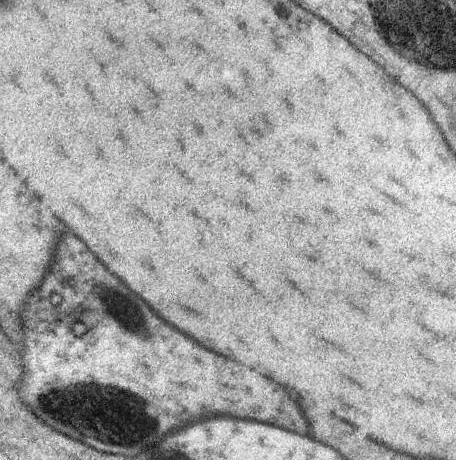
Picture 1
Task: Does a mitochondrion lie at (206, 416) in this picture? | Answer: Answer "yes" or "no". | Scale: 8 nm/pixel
no

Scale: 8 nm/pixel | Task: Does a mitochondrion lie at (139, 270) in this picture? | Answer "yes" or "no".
no

